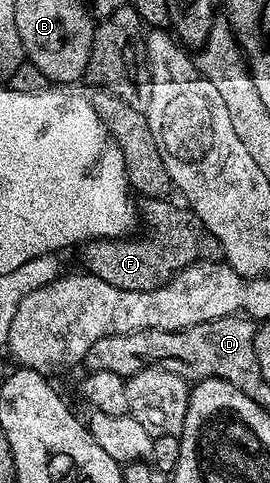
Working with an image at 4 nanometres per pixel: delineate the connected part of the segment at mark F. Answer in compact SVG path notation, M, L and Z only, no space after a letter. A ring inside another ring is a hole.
M143 198L141 202L141 226L143 222L143 235L140 238L136 236L124 236L121 238L98 238L95 242L84 242L81 247L83 253L83 266L82 269L88 274L97 276L101 280L105 280L105 284L113 284L113 288L125 288L129 292L149 292L153 288L161 288L165 283L170 280L174 274L180 274L186 266L191 266L194 262L213 262L222 255L223 249L217 240L217 236L213 236L213 232L209 232L209 228L205 228L205 224L201 224L201 220L196 216L190 208L186 205L178 204L174 206L173 203L167 202L163 198Z

